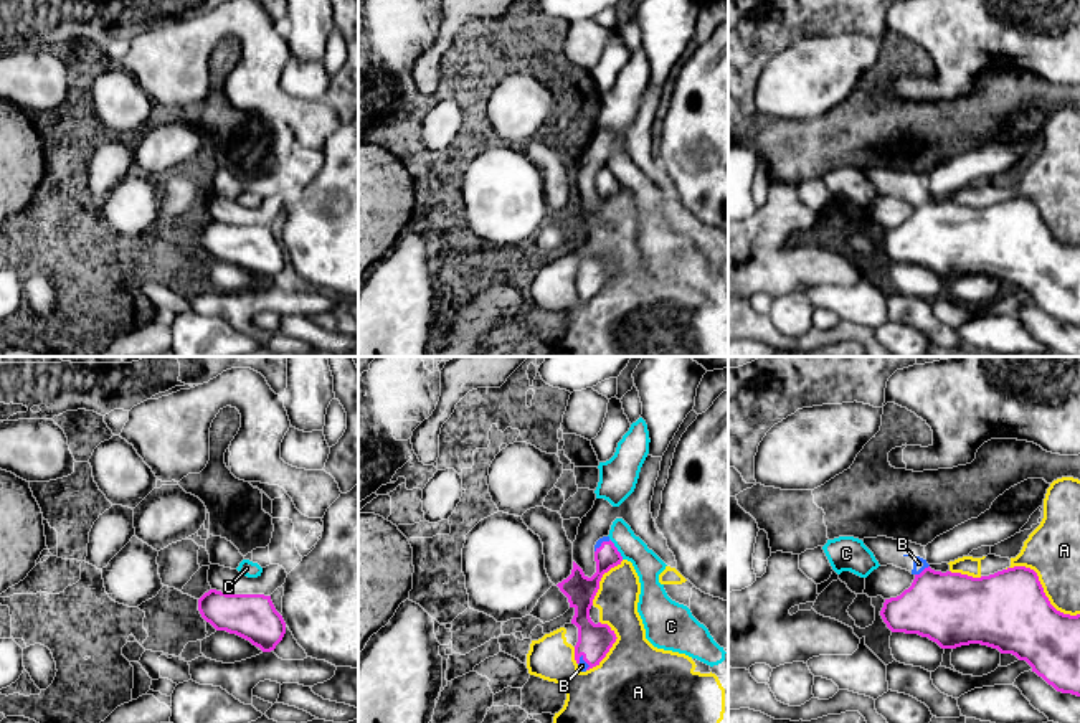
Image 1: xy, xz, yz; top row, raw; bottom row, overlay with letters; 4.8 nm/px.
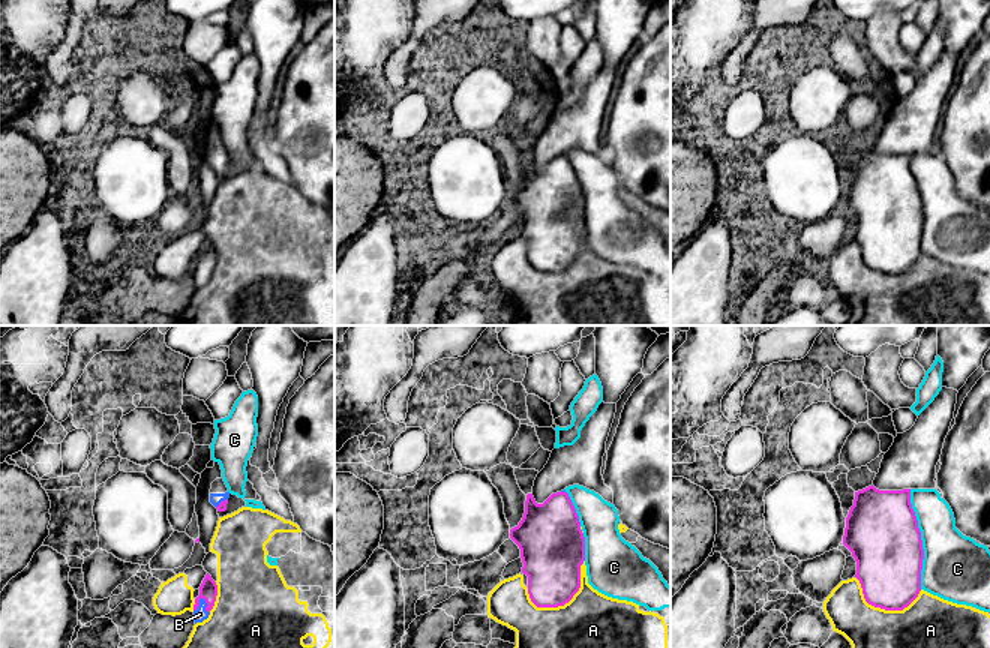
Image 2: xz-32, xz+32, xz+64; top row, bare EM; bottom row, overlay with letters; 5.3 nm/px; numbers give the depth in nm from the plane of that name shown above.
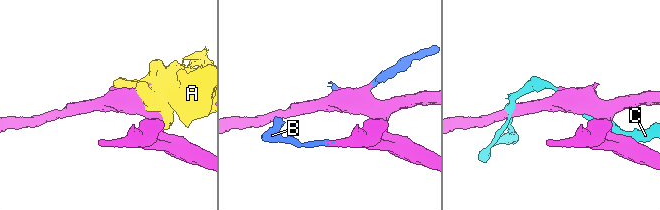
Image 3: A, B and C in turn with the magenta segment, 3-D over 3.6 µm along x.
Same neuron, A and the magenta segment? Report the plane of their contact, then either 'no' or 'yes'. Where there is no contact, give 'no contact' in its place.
meets magenta in yz; no

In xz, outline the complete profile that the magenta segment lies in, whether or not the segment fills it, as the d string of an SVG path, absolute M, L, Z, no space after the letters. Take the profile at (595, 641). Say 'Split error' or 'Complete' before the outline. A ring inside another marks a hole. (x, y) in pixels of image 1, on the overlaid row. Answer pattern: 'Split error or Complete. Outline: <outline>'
Split error. Outline: M603 536L596 541L594 561L596 573L591 578L588 578L573 561L571 574L557 584L560 591L568 598L570 607L575 609L571 624L578 627L575 660L580 672L586 672L599 665L599 662L606 657L618 639L608 624L594 624L590 617L590 609L599 589L603 574L623 561L621 553L609 540L609 536Z

